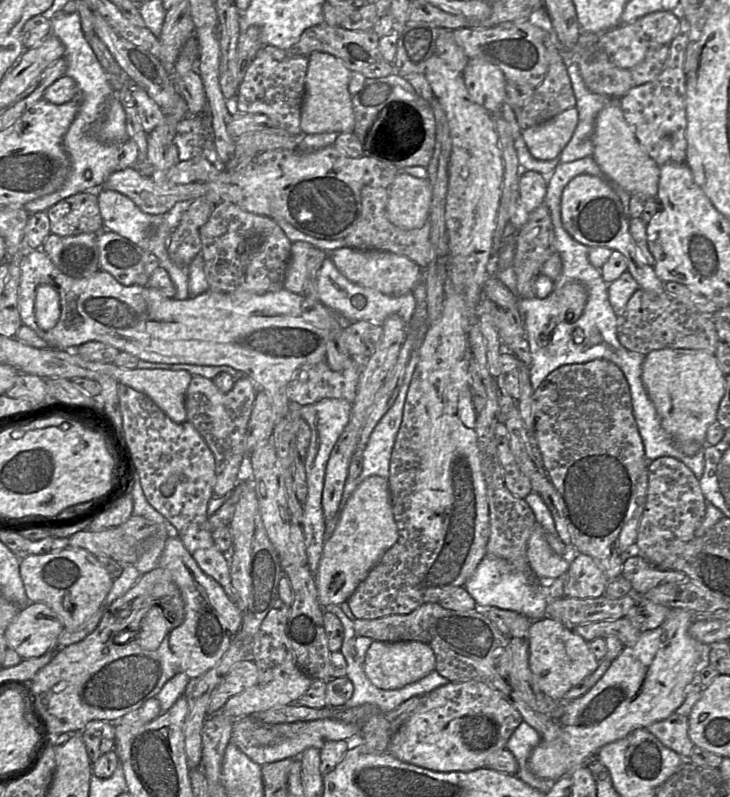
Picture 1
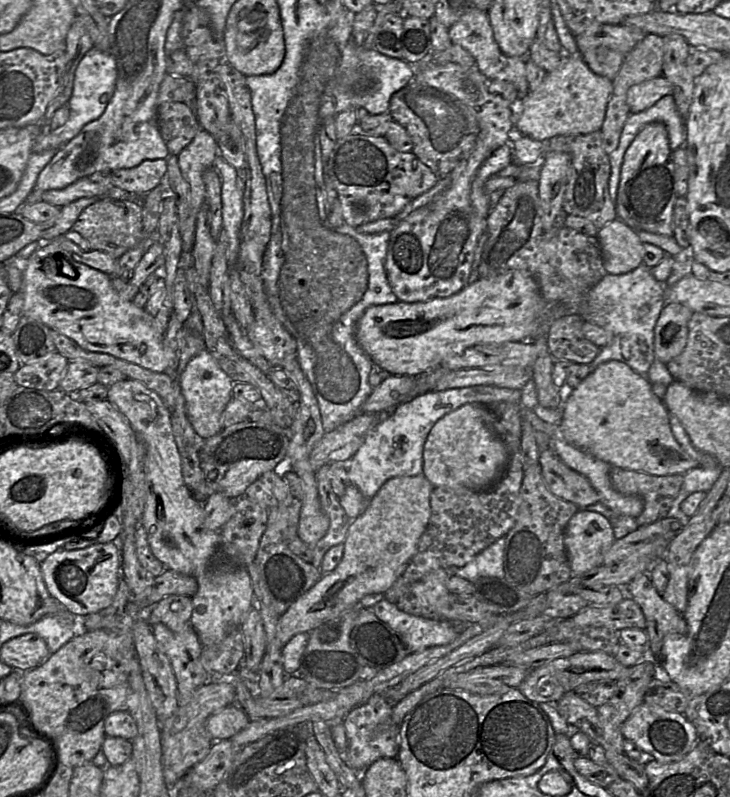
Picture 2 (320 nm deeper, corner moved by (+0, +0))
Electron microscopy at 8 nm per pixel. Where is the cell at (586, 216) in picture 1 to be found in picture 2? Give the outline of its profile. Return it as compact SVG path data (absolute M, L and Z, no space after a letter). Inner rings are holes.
M655 122L643 128L627 148L620 169L615 196L617 219L634 231L673 235L673 214L679 199L678 174L672 159L666 126Z

